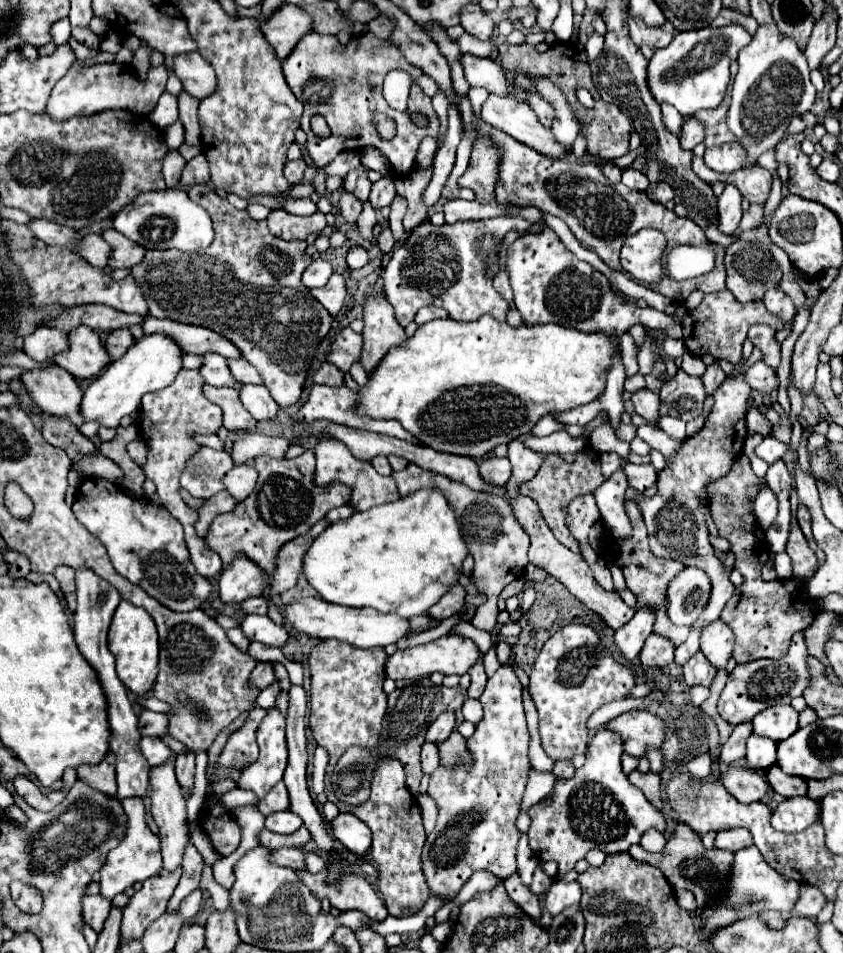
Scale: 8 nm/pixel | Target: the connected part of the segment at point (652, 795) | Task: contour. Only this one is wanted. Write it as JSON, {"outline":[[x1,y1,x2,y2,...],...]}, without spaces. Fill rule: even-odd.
{"outline":[[635,770,635,772,629,774,629,782,631,782,633,786,637,786,637,788,645,794,645,798,647,798,655,808,661,808,661,806,663,806,661,778,659,778,657,774,653,774,653,772,641,774,639,770]]}

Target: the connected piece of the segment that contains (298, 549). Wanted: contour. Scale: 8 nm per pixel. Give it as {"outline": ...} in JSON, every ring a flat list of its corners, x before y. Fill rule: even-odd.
{"outline":[[323,518,321,522,317,522,307,534,287,542,279,556,277,556,277,570,273,576,273,584,271,584,271,594,281,594,283,590,289,590,297,584,297,578,303,570,303,556,307,554,307,550,311,548,311,542,327,528,327,518]]}

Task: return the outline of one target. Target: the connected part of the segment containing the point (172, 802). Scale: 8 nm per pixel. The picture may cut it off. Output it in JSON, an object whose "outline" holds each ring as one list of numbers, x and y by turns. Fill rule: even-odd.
{"outline":[[167,762,165,766,155,766,149,772,149,784,151,784,151,812,155,818,155,824,159,828,159,840,161,840,161,854,163,854,163,868,173,872,181,866,185,846,189,844,189,822,187,822,187,808,181,786,177,786,173,762]]}

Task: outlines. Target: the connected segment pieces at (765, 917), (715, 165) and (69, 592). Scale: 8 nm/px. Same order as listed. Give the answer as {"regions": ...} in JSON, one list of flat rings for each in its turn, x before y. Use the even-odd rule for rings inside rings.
{"regions":[[[763,912,763,914,759,914,761,916,761,920,769,926,769,928,775,928,775,930,781,930,783,926,785,926,785,918,781,916,781,912]],[[739,142,707,148,705,164,715,172,733,172,741,168,745,162,746,152]],[[57,566,53,576,59,580,65,600,67,600,67,608,73,612,75,610,75,570,69,566]]]}

